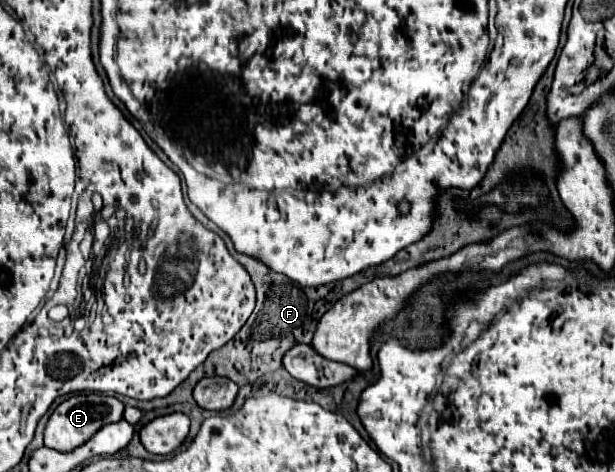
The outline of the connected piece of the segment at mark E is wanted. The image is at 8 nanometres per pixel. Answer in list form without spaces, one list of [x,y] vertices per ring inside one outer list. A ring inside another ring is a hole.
[[[85,392],[85,394],[75,394],[61,402],[55,412],[51,414],[47,428],[45,428],[45,446],[59,450],[59,452],[71,452],[77,446],[85,444],[97,430],[101,430],[105,424],[119,422],[123,418],[123,402],[117,400],[115,396],[103,394],[103,392]]]

